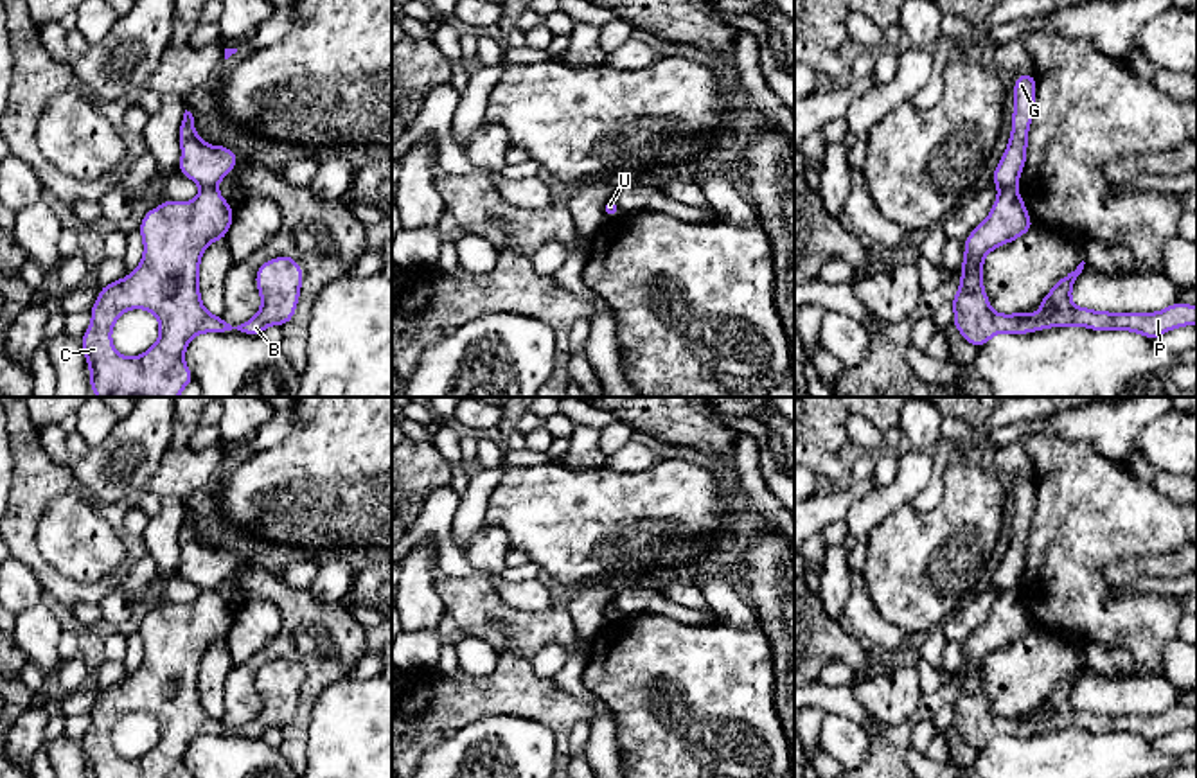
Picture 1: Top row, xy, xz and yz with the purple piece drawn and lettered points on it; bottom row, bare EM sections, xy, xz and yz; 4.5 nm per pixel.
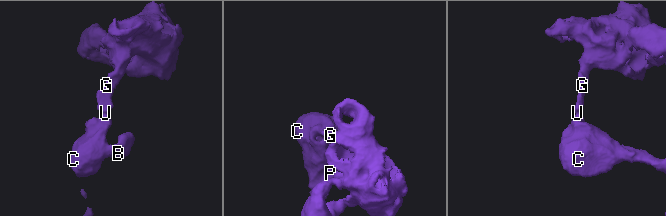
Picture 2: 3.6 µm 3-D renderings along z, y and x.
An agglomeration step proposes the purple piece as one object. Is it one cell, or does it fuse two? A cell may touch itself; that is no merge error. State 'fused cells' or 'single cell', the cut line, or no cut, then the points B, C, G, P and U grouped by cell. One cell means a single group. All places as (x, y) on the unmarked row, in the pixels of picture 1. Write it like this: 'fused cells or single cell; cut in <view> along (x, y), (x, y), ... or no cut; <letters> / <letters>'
fused cells; cut in yz along (1016, 588), (1000, 592); B C P / G U

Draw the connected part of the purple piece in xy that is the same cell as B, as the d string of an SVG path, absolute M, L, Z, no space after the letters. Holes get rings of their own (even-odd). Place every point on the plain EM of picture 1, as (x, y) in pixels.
M201 589L198 600L189 606L165 602L164 607L147 613L138 631L144 643L140 667L131 677L101 690L90 713L92 726L81 738L90 778L192 778L183 756L194 738L203 735L246 735L257 738L268 728L284 729L295 719L304 674L289 658L270 661L259 668L255 686L261 695L261 713L252 722L230 728L203 710L200 663L210 645L225 641L232 622L232 609L216 589ZM128 712L151 713L160 726L158 744L138 760L119 756L111 746L113 726Z

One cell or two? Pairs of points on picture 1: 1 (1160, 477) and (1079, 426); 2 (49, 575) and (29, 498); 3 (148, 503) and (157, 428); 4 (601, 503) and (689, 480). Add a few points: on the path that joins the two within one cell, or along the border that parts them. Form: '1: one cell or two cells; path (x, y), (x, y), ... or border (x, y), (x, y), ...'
1: two cells; border (1133, 450), (1124, 462)
2: one cell; path (31, 556), (26, 550), (26, 518)
3: two cells; border (144, 491), (135, 502)
4: one cell; path (622, 503), (667, 502)

